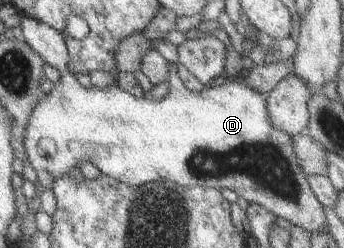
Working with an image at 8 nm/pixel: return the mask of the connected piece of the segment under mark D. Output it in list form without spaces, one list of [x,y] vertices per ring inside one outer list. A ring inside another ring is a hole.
[[[21,16],[19,28],[21,37],[18,40],[23,40],[45,63],[57,65],[62,76],[47,96],[41,96],[35,102],[23,128],[22,146],[41,188],[50,188],[53,180],[68,175],[71,168],[89,160],[99,173],[132,188],[143,182],[168,182],[180,186],[228,190],[237,198],[257,204],[273,214],[273,217],[285,219],[305,231],[328,232],[322,205],[309,189],[308,176],[297,165],[291,136],[273,128],[267,116],[265,97],[255,88],[243,84],[240,78],[227,77],[219,86],[206,85],[199,92],[190,92],[178,78],[177,64],[167,62],[169,88],[167,94],[159,100],[148,95],[135,98],[115,84],[105,88],[92,85],[83,88],[64,64],[68,58],[61,32],[24,16]]]

